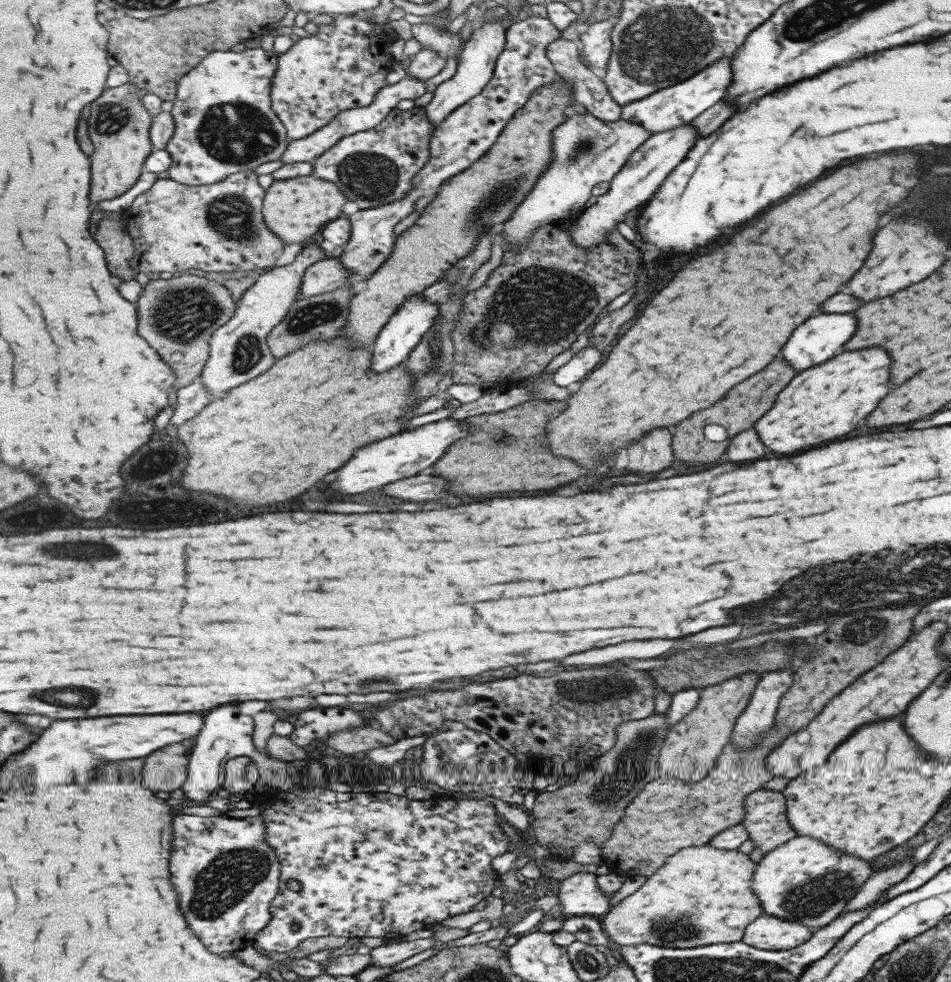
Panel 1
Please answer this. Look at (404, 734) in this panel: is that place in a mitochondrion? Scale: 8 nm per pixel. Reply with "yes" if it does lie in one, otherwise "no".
no

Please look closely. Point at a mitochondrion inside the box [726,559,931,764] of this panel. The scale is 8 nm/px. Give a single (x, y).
(862, 629)

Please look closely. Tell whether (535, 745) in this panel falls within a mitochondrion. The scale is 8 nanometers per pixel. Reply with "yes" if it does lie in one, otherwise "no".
no

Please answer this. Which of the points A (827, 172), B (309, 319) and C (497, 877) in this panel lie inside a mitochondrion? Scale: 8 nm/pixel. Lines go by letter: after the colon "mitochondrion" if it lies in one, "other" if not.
A: other
B: mitochondrion
C: other

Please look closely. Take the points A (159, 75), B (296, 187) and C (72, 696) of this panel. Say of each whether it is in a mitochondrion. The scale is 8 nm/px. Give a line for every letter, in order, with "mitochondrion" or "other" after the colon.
A: other
B: other
C: mitochondrion

